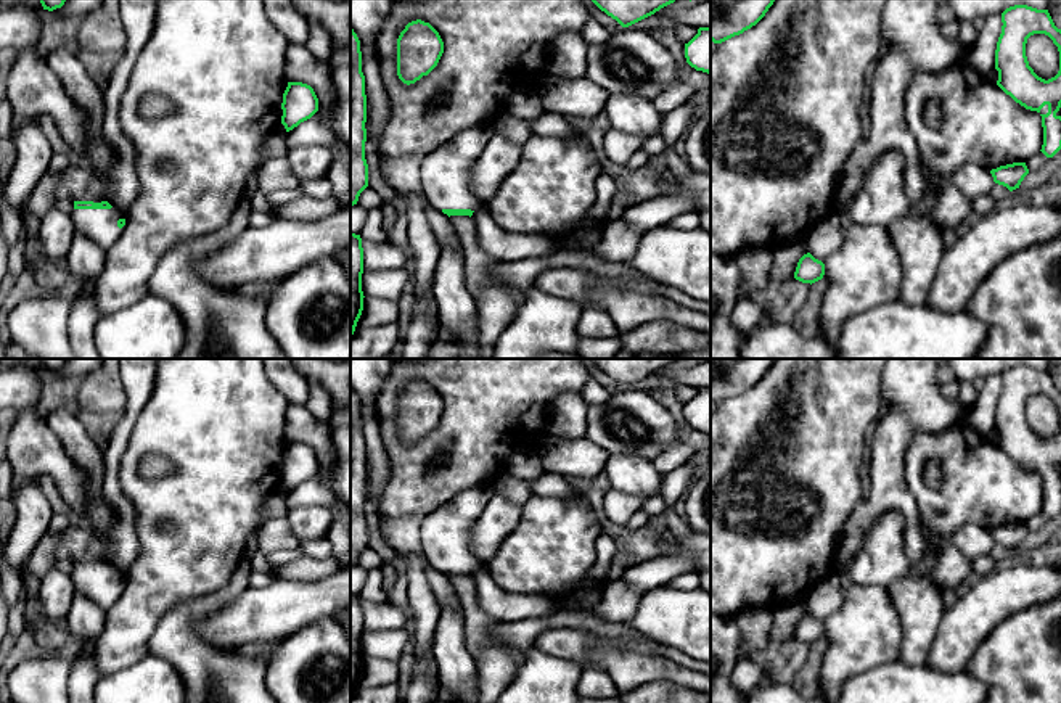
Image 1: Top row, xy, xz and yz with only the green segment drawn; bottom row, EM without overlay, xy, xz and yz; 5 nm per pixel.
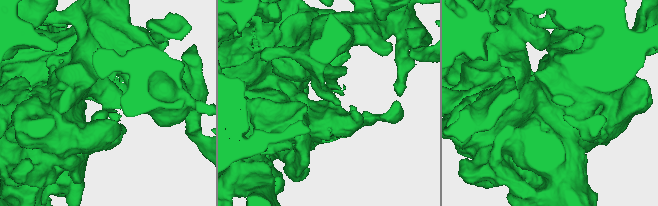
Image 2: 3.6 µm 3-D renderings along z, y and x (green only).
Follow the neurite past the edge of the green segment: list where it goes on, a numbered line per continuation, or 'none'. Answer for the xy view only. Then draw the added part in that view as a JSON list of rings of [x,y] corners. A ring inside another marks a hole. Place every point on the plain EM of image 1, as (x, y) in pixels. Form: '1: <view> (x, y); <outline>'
1: xy (100, 586); [[[111,568],[111,569],[74,569],[71,574],[76,594],[84,594],[93,603],[103,610],[109,610],[124,587],[117,587],[119,579],[125,579],[125,574]]]

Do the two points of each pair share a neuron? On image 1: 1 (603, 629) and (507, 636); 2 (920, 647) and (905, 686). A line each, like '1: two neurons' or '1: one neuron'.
1: one neuron
2: two neurons

